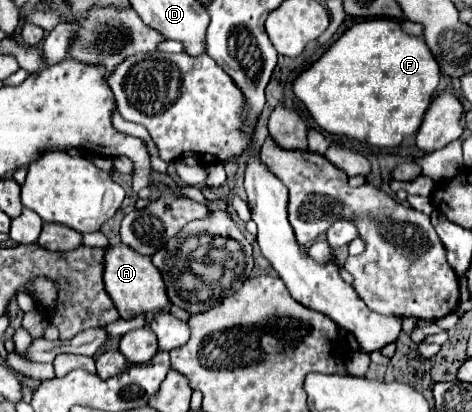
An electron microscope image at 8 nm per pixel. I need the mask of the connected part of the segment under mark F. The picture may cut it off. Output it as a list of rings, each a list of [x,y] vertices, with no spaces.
[[[376,17],[354,24],[350,30],[346,30],[310,68],[296,76],[292,82],[292,92],[304,102],[314,122],[324,132],[366,142],[372,148],[392,148],[420,128],[422,116],[430,106],[438,80],[438,62],[432,58],[424,40],[402,32],[400,24],[394,19]]]

